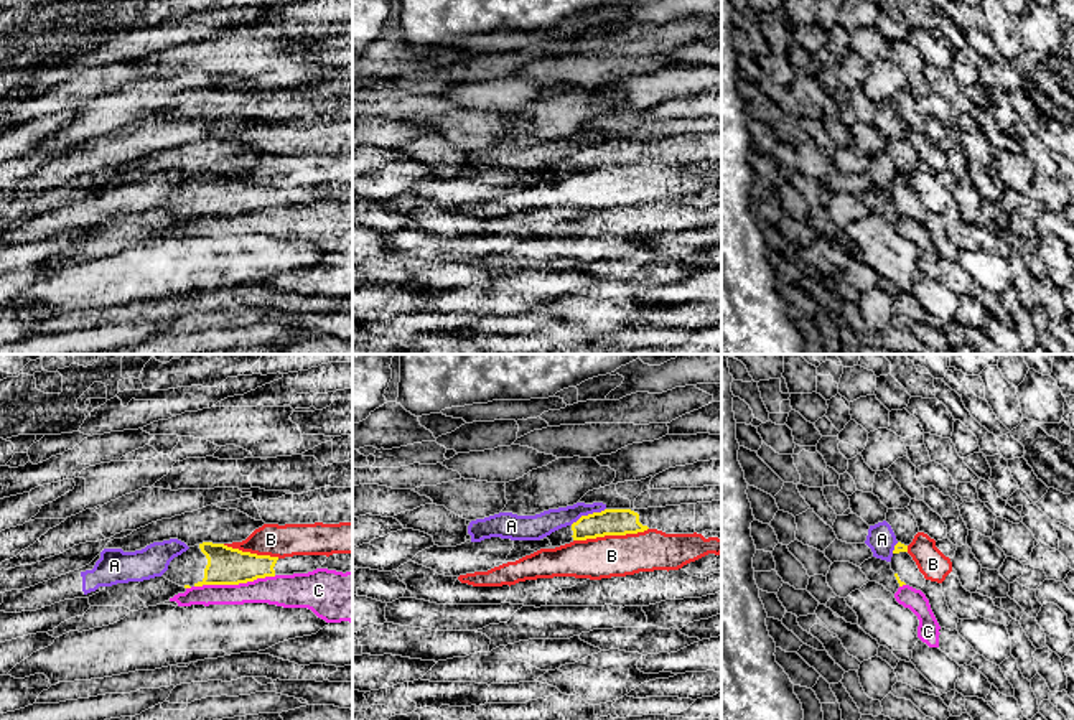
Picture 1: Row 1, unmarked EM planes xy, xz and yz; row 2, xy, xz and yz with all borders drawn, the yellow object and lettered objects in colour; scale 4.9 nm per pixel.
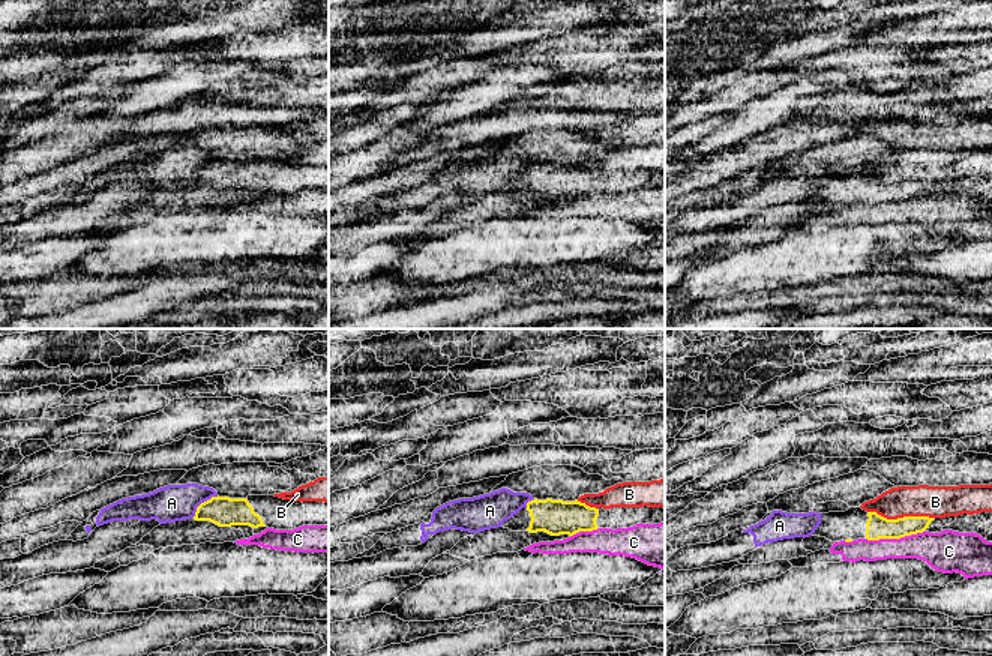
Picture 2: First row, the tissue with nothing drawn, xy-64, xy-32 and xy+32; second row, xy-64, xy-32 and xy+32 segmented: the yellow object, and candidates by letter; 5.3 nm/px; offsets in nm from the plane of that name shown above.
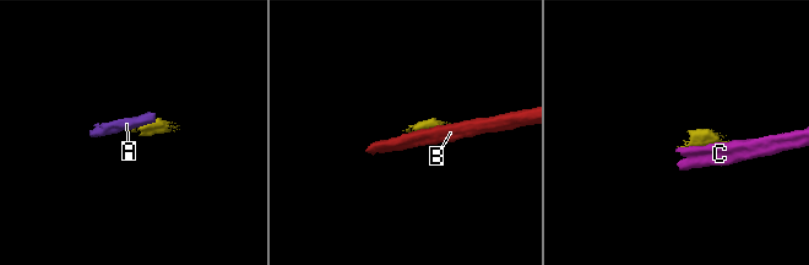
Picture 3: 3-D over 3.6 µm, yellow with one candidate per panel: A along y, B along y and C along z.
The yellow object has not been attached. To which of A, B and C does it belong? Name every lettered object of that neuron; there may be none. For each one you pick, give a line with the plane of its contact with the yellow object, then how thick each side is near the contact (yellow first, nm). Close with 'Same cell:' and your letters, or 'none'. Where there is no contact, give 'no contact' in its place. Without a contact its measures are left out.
Same cell: none

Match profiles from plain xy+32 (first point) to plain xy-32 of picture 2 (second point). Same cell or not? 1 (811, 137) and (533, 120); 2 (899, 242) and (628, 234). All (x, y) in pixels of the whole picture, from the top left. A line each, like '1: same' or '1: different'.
1: same
2: same

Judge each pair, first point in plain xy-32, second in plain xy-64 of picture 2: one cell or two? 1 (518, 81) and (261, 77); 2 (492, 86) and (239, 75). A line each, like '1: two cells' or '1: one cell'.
1: one cell
2: one cell

